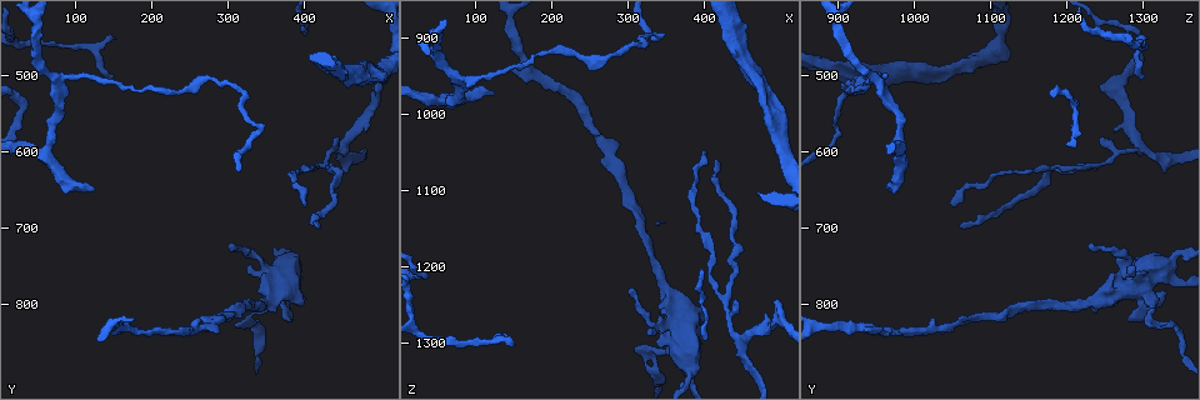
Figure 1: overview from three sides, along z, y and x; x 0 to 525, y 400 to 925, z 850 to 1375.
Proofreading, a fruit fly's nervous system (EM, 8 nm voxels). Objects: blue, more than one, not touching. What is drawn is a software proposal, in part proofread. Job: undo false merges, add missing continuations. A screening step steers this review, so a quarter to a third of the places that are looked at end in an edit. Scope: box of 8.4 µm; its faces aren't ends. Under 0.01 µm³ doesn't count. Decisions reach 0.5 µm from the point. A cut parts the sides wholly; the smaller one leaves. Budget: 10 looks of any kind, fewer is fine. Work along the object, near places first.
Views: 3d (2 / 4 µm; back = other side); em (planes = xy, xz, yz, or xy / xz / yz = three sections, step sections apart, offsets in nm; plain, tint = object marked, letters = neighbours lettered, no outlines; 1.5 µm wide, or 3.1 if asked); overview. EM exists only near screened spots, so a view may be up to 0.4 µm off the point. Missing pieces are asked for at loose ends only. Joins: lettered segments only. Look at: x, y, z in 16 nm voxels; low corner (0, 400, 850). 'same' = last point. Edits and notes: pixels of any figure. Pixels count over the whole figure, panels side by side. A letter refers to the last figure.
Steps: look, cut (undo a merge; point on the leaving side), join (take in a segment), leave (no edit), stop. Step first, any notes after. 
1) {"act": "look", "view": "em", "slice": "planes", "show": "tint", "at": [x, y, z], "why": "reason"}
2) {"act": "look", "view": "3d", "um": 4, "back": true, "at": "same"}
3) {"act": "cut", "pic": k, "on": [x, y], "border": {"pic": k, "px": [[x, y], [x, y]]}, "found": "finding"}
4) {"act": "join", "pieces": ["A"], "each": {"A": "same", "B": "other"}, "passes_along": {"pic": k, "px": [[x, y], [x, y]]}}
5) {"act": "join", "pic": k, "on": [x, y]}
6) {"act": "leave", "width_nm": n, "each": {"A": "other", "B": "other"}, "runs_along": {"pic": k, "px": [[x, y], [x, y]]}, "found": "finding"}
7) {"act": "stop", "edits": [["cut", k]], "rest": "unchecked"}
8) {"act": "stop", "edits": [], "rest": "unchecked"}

{"act": "look", "view": "3d", "um": 2, "at": [455, 590, 1300], "why": "abrupt turn"}

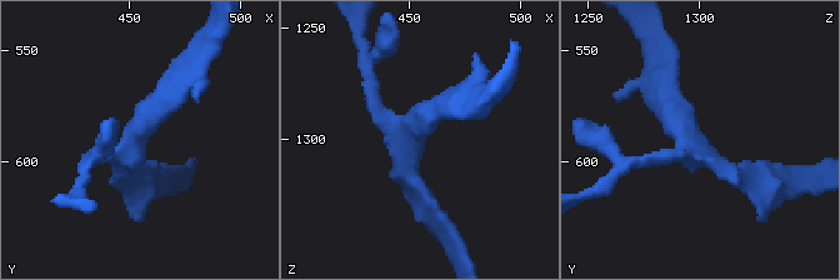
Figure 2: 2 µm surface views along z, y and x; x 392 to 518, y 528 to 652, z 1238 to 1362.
{"act": "look", "view": "em", "slice": "planes", "show": "plain", "at": [450, 593, 1296], "why": "need the tissue"}

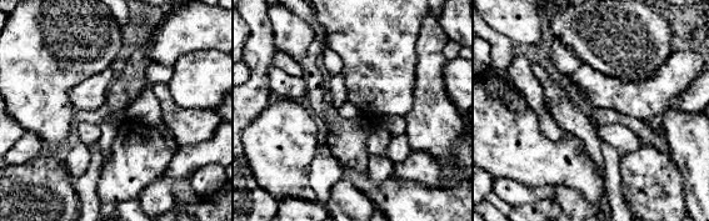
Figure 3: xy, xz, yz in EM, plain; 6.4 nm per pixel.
{"act": "look", "view": "em", "slice": "planes", "show": "letters", "at": "same"}

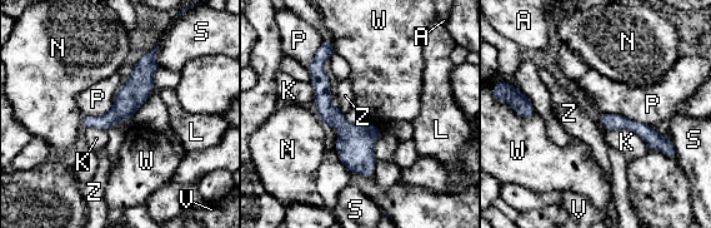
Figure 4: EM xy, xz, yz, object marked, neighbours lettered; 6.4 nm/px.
{"act": "leave", "each": {"A": "other", "K": "other", "L": "other", "N": "other", "P": "other", "S": "other", "V": "other", "W": "other", "Z": "other"}, "found": "one cell here"}

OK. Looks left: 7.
{"act": "look", "view": "3d", "um": 4, "back": true, "at": [400, 675, 1055], "why": "end of a long branch"}

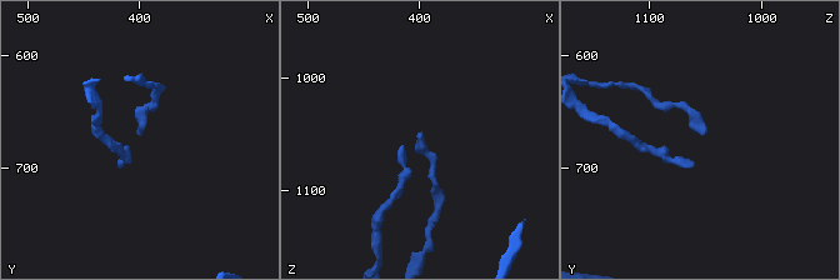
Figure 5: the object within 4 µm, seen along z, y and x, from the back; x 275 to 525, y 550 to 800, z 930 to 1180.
{"act": "look", "view": "em", "slice": "planes", "show": "letters", "at": [400, 672, 1054]}

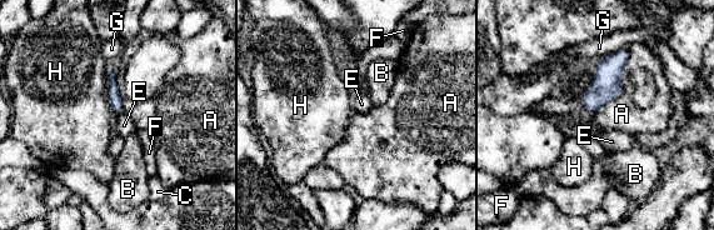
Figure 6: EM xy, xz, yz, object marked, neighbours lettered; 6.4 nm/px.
{"act": "join", "pieces": ["E"], "each": {"A": "other", "B": "other", "C": "other", "E": "same", "F": "other", "G": "other", "H": "other"}, "passes_along": {"pic": 6, "px": [[605, 86], [584, 106], [607, 138]]}, "found": "it goes on there"}

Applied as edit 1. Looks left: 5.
{"act": "look", "view": "overview"}

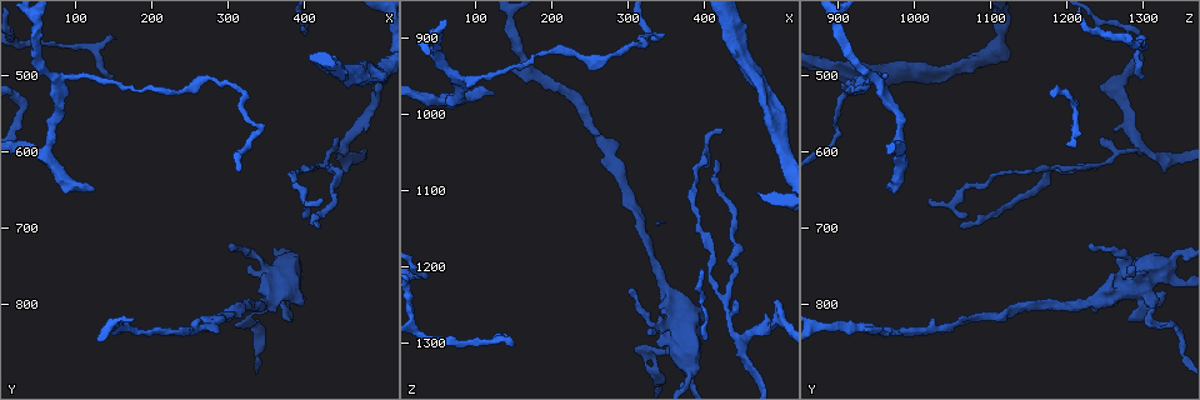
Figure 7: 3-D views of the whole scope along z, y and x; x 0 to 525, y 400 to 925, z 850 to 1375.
{"act": "look", "view": "em", "slice": "planes", "show": "letters", "at": [145, 445, 1305], "why": "tapers out"}

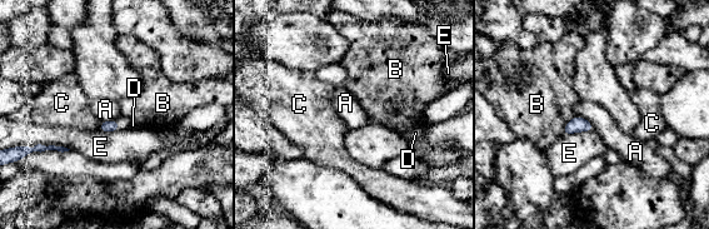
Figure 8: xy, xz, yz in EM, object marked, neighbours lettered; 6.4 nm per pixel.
{"act": "join", "pieces": ["D"], "each": {"A": "other", "B": "other", "C": "other", "D": "same", "E": "other"}, "passes_along": {"pic": 8, "px": [[105, 127], [118, 124], [124, 123]]}, "found": "it goes on there"}

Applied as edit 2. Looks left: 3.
{"act": "look", "view": "em", "slice": "planes", "show": "tint", "at": [85, 500, 955], "why": "three arms meet"}

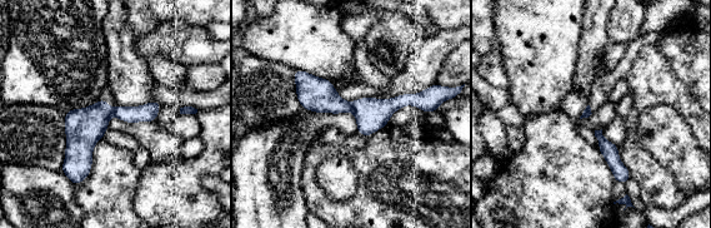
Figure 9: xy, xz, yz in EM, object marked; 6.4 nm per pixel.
{"act": "look", "view": "em", "slice": "planes", "show": "letters", "at": "same"}

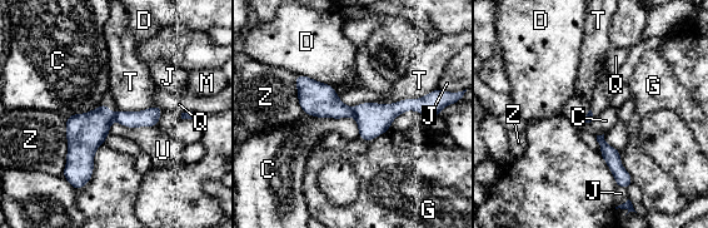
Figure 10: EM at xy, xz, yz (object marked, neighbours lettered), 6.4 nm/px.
{"act": "cut", "pic": 10, "on": [318, 99], "each": {"C": "other", "D": "other", "G": "other", "J": "other", "M": "other", "Q": "other", "T": "other", "U": "other", "Z": "other"}, "border": {"pic": 10, "px": [[352, 108], [354, 114]]}, "found": "a second cell is stuck on"}

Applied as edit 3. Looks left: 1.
{"act": "stop", "edits": [["join", 6], ["join", 8], ["cut", 10]], "rest": "unchecked"}

